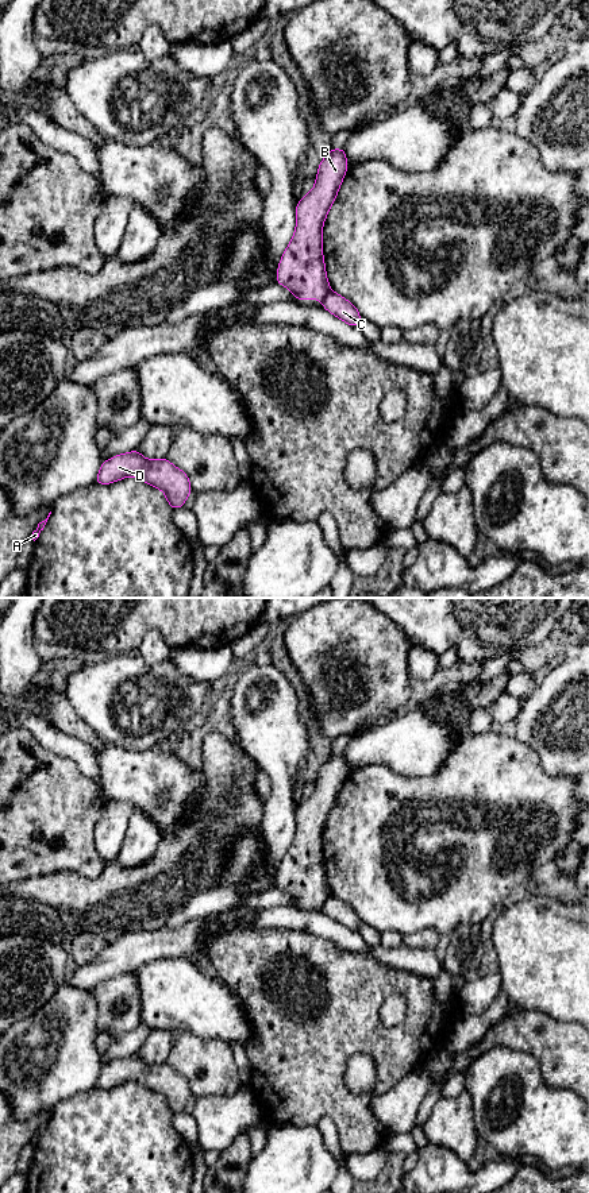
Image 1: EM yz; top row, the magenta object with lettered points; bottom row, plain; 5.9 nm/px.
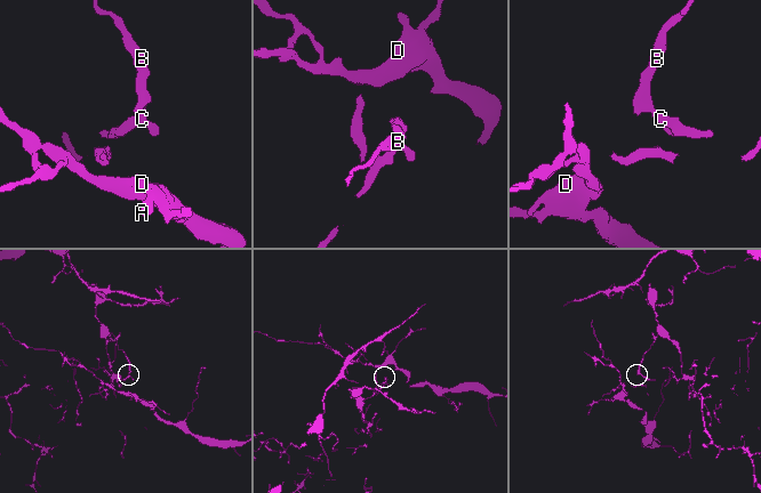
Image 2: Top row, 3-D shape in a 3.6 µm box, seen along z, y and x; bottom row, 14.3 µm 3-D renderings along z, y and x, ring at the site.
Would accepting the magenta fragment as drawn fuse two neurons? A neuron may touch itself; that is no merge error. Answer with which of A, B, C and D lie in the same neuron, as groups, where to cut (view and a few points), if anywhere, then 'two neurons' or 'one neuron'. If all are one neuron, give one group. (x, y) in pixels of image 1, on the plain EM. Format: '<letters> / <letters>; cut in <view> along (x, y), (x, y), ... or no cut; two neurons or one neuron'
A C D / B; cut in yz along (330, 895), (322, 903); two neurons

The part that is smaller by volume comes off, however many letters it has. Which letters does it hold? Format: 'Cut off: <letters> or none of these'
Cut off: B

